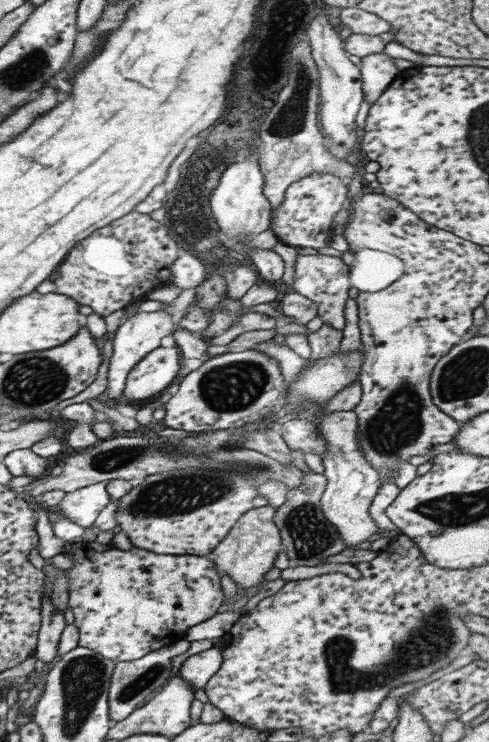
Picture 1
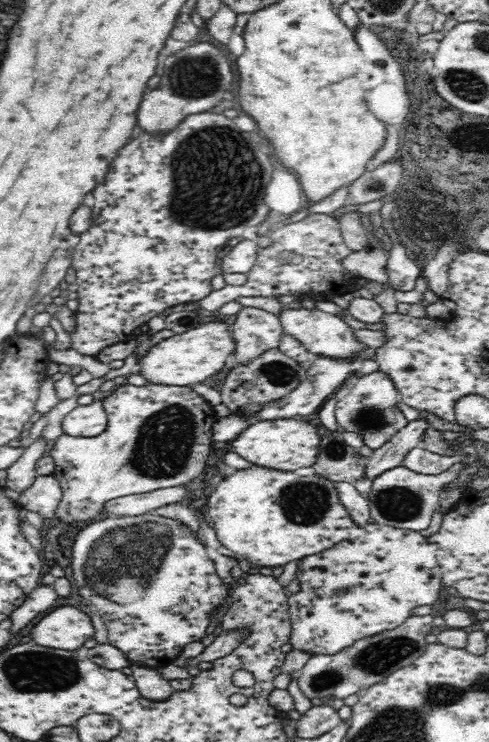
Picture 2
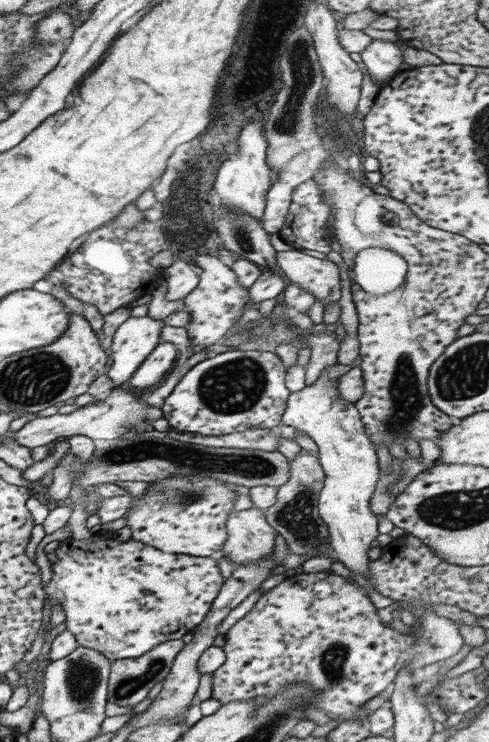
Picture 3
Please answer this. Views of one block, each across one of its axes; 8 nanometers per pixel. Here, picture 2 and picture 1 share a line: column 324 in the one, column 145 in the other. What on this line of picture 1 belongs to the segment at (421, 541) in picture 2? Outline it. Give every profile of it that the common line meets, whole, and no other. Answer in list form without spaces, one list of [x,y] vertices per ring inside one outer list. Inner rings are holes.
[[[82,540],[80,543],[77,543],[76,546],[71,546],[68,553],[61,552],[63,554],[67,554],[69,558],[71,558],[71,562],[73,566],[71,568],[66,570],[67,575],[67,606],[69,607],[69,610],[71,611],[71,614],[73,614],[73,626],[76,626],[77,632],[78,632],[78,643],[77,646],[93,650],[93,652],[96,652],[97,654],[100,654],[103,658],[112,660],[113,662],[121,662],[121,661],[130,661],[130,660],[137,660],[138,658],[141,658],[144,654],[147,654],[148,652],[157,650],[158,648],[161,648],[162,646],[165,646],[166,644],[178,641],[179,639],[183,638],[185,631],[190,628],[190,626],[195,626],[195,624],[199,624],[199,622],[203,622],[204,620],[207,620],[207,618],[211,618],[216,613],[217,608],[222,604],[222,594],[221,594],[221,586],[220,586],[220,576],[217,575],[217,571],[214,568],[214,564],[211,560],[208,560],[205,557],[200,557],[199,555],[191,555],[191,554],[182,554],[182,555],[168,555],[168,554],[155,554],[151,551],[146,551],[137,547],[131,547],[130,550],[120,550],[117,549],[117,547],[112,546],[109,544],[107,546],[107,549],[101,550],[101,552],[94,551],[91,549],[91,547],[88,545],[88,541]]]

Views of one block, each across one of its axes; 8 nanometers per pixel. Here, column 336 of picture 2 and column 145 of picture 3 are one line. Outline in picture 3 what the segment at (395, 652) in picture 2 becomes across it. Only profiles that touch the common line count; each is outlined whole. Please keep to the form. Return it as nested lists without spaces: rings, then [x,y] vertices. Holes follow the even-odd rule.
[[[181,639],[168,640],[154,646],[151,650],[147,650],[140,657],[112,661],[108,672],[106,702],[113,702],[117,706],[133,707],[137,702],[141,702],[149,694],[152,694],[158,687],[159,682],[170,671],[175,655],[183,645]]]

